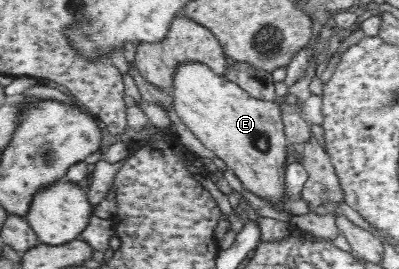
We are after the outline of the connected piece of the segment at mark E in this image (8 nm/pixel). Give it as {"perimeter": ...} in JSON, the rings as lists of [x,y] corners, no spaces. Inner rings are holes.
{"perimeter":[[[184,61],[176,65],[172,75],[172,107],[178,114],[180,121],[217,157],[235,171],[242,187],[248,189],[258,197],[272,197],[274,205],[284,209],[282,195],[284,195],[284,165],[286,165],[285,131],[281,107],[274,101],[264,101],[253,98],[238,84],[230,81],[224,74],[214,73],[205,63]]]}

